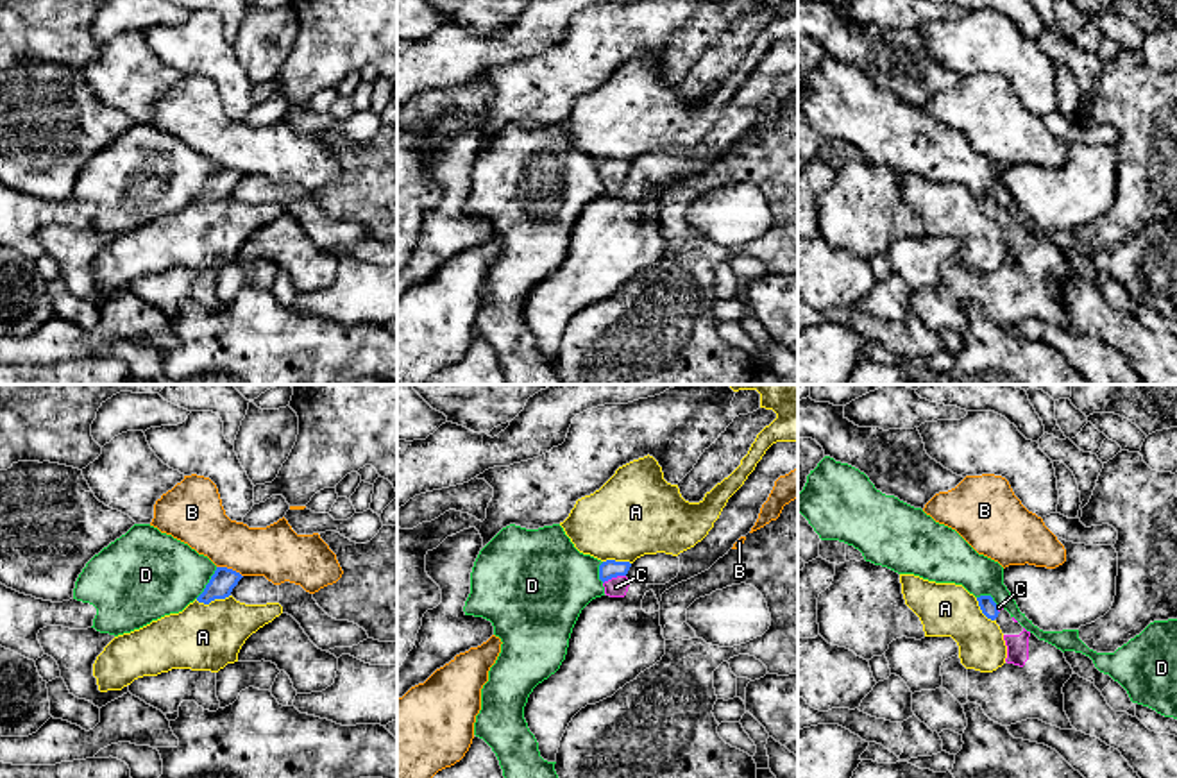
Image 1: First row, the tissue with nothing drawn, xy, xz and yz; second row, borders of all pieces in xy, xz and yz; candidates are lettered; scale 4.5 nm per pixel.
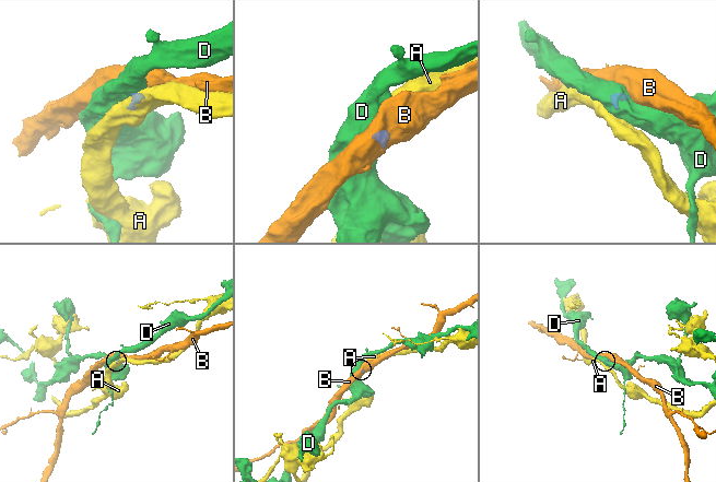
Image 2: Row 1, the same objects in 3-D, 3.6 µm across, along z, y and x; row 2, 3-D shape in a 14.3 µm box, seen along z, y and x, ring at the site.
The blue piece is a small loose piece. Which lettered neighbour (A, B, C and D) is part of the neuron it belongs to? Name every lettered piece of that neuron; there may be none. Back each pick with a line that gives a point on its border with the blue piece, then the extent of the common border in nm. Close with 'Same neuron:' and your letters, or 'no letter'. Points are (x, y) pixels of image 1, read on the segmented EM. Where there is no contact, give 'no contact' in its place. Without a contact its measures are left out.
C: meets blue in xz at (614, 576); contact 110 nm long
Same neuron: C

